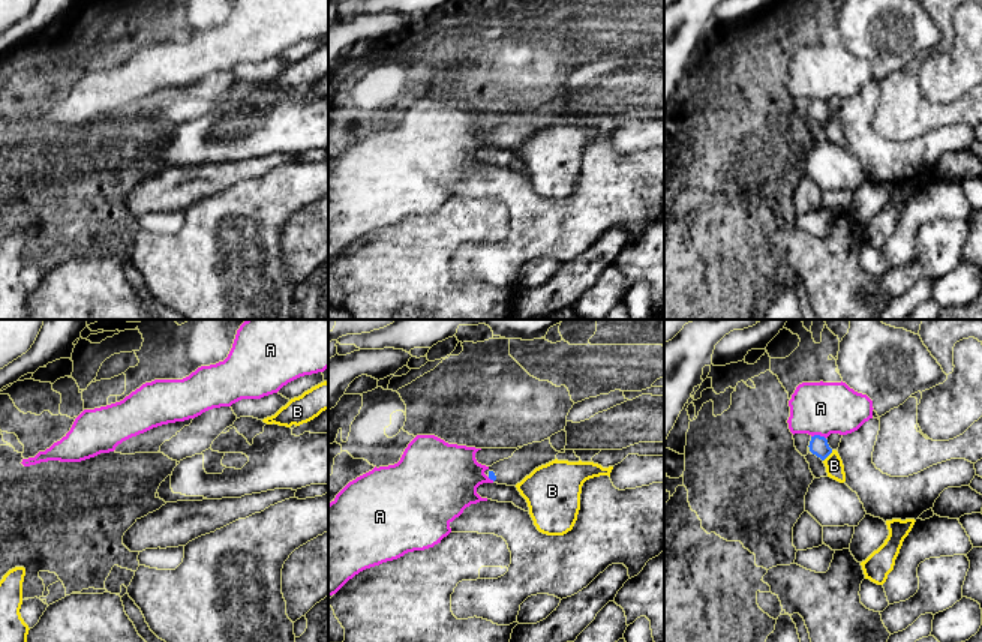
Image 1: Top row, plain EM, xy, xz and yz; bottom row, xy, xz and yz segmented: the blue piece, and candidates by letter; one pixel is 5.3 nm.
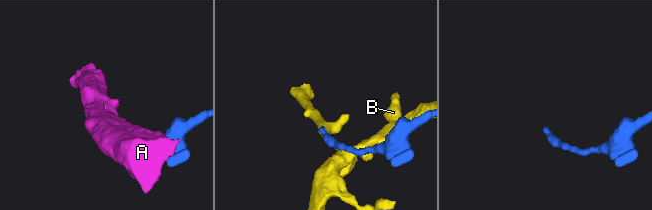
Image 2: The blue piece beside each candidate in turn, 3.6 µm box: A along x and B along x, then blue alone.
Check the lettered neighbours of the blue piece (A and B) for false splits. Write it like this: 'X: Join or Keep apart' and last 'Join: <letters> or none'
A: Keep apart
B: Keep apart
Join: none

